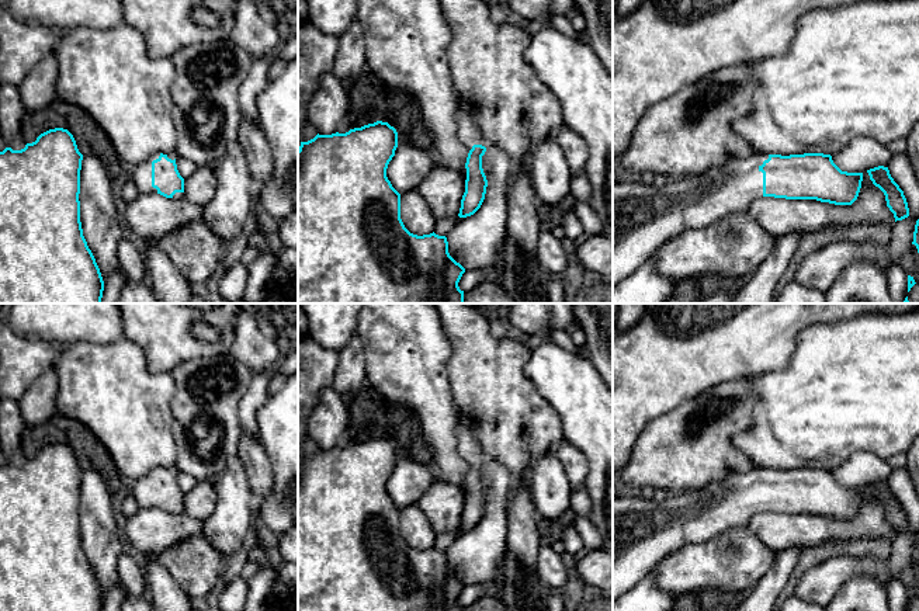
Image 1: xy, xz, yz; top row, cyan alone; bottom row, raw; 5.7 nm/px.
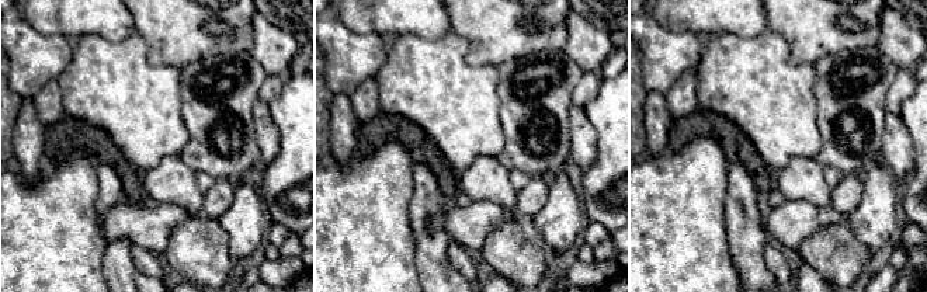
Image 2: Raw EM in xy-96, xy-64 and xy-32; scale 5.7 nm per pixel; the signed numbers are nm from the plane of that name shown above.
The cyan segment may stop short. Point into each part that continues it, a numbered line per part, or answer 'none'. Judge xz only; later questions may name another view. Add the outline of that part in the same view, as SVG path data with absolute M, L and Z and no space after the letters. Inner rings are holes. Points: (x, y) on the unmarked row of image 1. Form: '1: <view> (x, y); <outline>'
1: xz (470, 447); M460 412L457 438L457 451L468 465L471 465L474 459L482 459L486 464L490 461L478 437L478 427L475 420L462 412Z

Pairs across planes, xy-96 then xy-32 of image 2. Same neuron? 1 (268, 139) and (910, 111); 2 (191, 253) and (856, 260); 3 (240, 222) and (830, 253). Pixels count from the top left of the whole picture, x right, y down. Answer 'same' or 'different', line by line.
1: different
2: same
3: different

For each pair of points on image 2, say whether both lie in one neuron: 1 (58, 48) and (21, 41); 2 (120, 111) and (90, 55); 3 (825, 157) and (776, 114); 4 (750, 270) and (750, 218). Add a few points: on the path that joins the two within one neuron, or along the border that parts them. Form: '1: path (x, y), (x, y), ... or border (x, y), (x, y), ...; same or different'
1: path (49, 48), (30, 48); same
2: path (120, 97), (120, 93), (100, 69); same
3: border (816, 120), (820, 149), (813, 157); different
4: path (750, 257), (750, 230); same

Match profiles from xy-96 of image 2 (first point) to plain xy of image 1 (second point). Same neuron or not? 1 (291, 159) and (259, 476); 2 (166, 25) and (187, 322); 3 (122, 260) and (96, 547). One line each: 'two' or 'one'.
1: two
2: one
3: one

